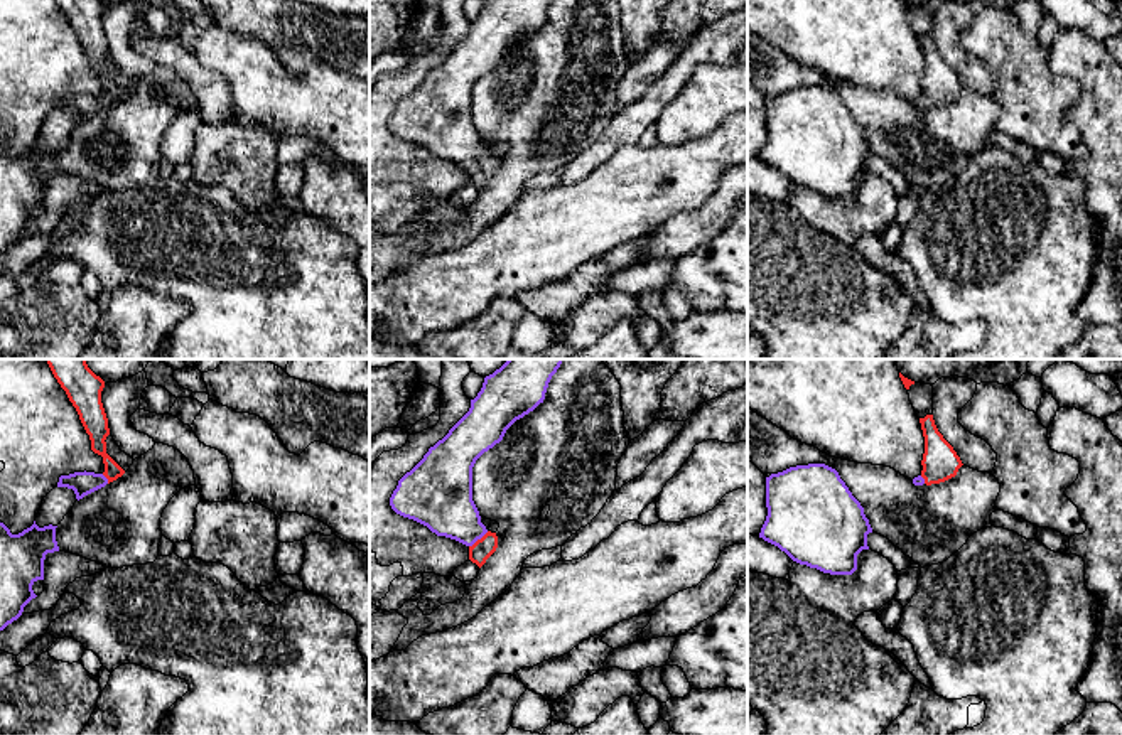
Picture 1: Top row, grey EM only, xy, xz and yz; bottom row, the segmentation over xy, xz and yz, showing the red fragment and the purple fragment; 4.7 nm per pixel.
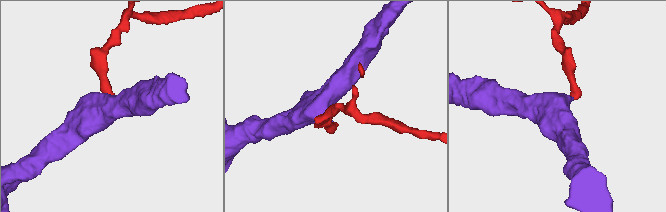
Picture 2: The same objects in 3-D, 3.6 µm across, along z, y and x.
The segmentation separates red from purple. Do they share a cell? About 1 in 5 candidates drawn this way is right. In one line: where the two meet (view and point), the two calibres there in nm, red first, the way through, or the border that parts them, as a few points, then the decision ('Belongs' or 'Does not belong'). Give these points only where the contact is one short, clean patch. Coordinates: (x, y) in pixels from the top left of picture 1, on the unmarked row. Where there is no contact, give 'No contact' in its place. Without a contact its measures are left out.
Touches red at xz (478, 162). Thickness 100 nm (red) against 280 nm. Path across: xz (481, 172), (478, 162), (442, 123). Belongs

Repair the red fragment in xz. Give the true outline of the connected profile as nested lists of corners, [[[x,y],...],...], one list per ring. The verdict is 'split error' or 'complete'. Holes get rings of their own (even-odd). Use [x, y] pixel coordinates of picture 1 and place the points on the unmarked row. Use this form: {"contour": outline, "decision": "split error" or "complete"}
{"contour": [[[484,0],[469,34],[407,94],[390,120],[391,131],[437,158],[469,170],[479,190],[498,170],[472,123],[472,89],[506,52],[545,22],[552,0]]], "decision": "split error"}

